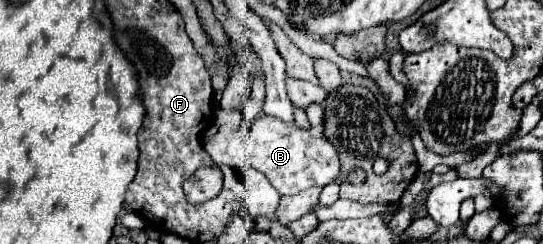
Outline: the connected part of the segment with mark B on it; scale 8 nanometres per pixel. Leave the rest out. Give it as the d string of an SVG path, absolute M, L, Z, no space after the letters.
M260 116L252 122L248 136L244 138L244 156L246 162L260 170L270 184L284 196L284 194L298 194L310 186L326 186L330 184L340 170L336 148L320 134L312 136L302 132L296 124L288 126L278 118Z

